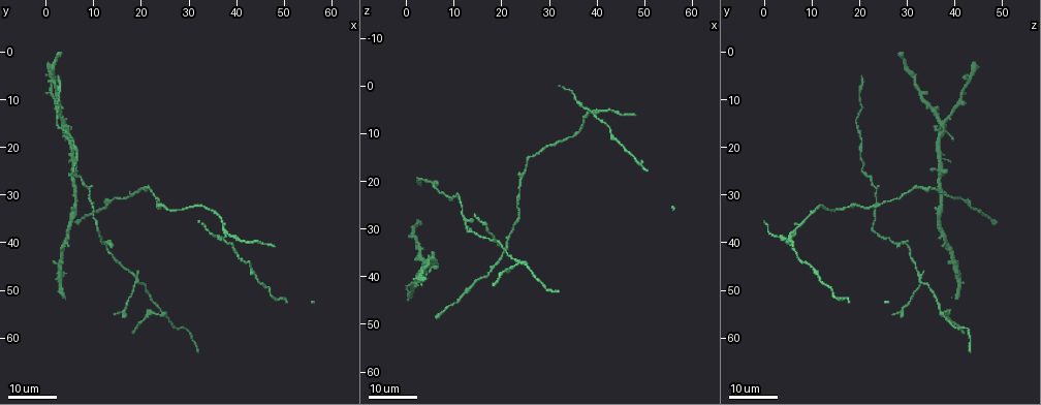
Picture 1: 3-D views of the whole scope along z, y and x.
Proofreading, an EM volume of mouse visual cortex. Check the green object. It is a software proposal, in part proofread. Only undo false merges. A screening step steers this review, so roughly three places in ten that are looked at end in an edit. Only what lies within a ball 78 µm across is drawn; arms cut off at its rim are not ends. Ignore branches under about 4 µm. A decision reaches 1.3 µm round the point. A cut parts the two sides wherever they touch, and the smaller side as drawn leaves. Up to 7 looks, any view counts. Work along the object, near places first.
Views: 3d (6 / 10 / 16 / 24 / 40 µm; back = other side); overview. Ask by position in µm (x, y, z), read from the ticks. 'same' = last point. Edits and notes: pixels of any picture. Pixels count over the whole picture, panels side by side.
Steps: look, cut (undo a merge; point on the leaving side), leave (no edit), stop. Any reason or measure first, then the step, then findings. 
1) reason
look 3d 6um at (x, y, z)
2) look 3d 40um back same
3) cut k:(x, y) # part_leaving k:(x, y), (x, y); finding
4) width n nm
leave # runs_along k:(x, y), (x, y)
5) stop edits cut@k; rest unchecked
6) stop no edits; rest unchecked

thin arm on a thick one
look 3d 24um at (19.0, 48.5, 33.0)

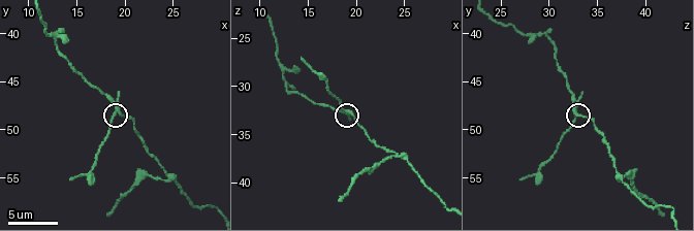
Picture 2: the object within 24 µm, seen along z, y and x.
look 3d 10um at (19.4, 48.4, 32.8)

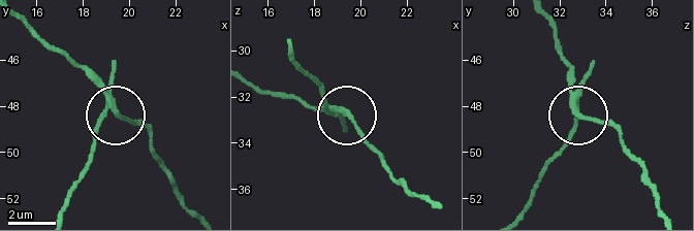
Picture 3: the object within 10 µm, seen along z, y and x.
arms 3
cut 3:(112, 66) # part_leaving 3:(111, 102), (65, 212); a second neuron is stuck on

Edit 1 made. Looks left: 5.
look overview

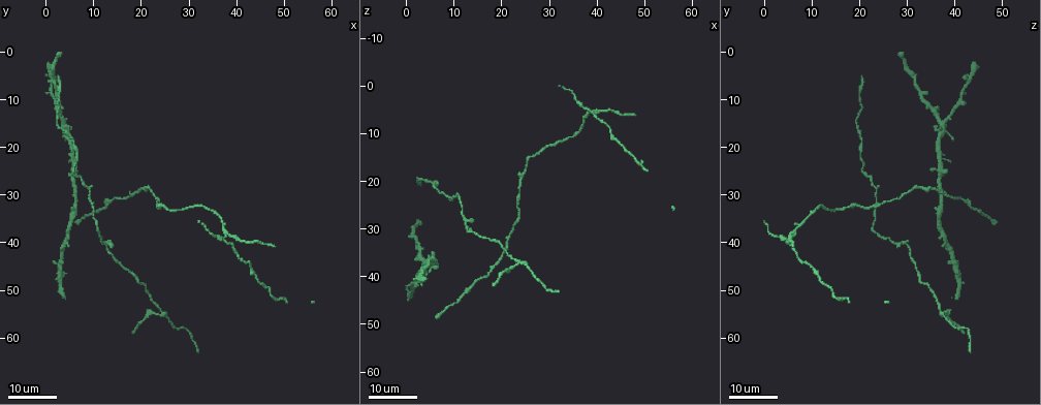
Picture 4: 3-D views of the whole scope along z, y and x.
side arm on a straight run
look 3d 16um at (13.0, 32.0, 42.5)

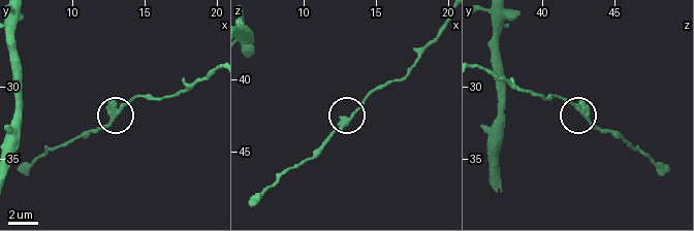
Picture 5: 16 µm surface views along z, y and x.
look 3d 10um at (13.0, 31.8, 42.8)

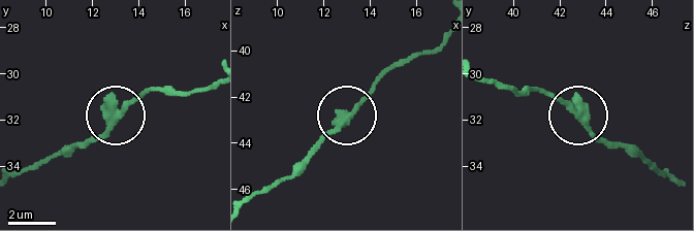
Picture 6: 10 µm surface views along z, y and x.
leave # one neuron here

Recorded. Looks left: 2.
look 3d 16um at (24.6, 55.4, 37.4)

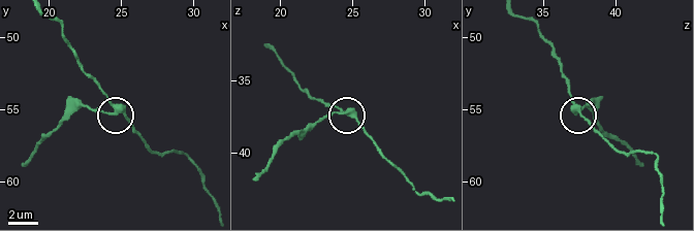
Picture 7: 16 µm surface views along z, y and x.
look 3d 16um back at (24.2, 55.4, 37.2)

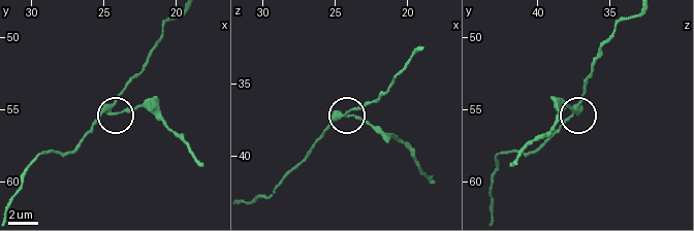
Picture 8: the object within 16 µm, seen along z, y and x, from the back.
cut 8:(131, 110) # part_leaving 8:(111, 111), (151, 109), (201, 166); a second neuron is stuck on

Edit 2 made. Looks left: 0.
stop edits cut@3, cut@8; rest unchecked

